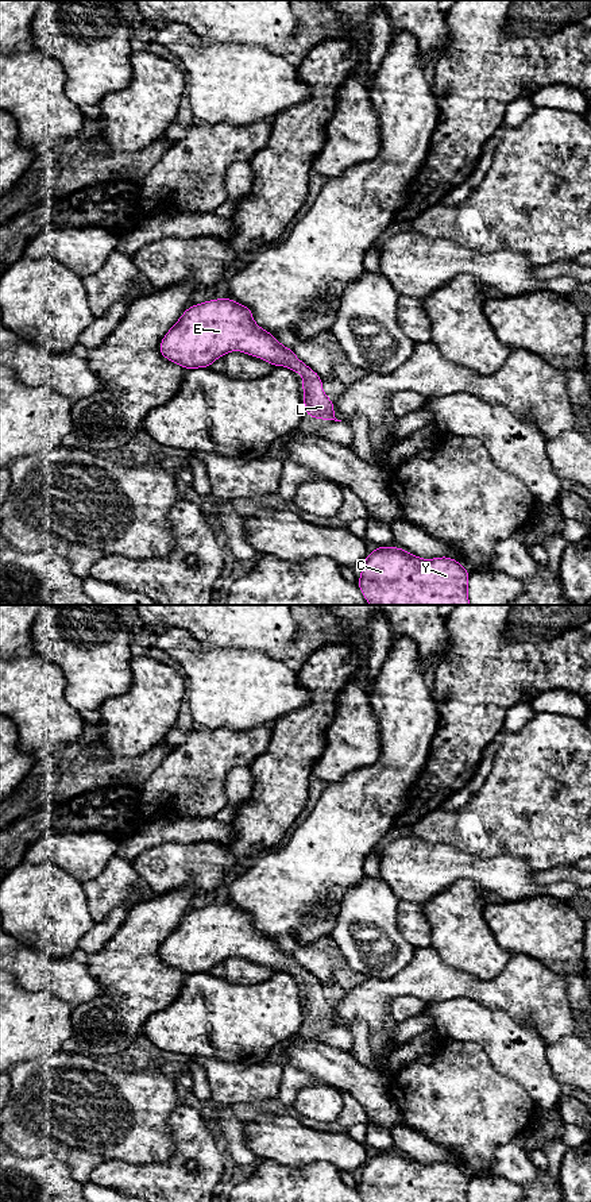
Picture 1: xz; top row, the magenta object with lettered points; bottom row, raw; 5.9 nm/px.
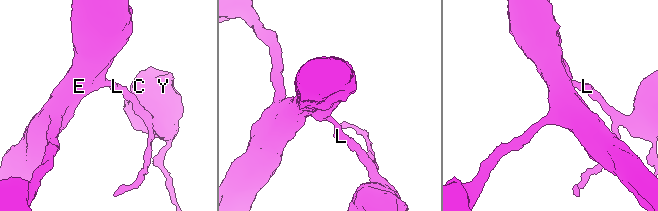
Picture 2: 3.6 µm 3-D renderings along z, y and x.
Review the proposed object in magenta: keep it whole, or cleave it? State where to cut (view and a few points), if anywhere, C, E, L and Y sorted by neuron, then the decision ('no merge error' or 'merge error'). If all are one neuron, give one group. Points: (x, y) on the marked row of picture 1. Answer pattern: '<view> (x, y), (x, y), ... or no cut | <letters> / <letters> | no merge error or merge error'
no cut | C E L Y | no merge error

